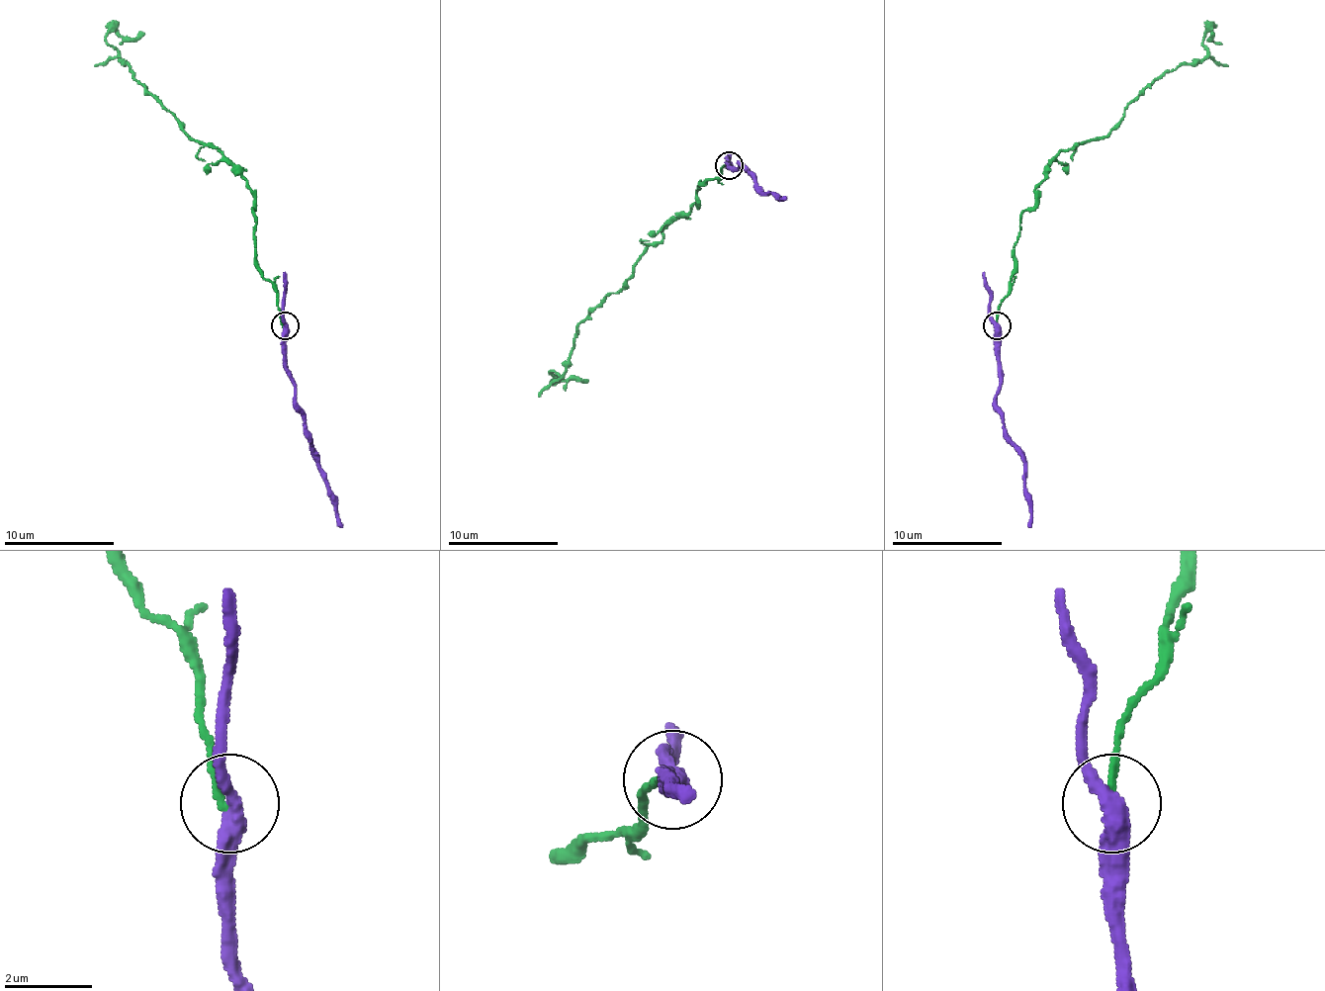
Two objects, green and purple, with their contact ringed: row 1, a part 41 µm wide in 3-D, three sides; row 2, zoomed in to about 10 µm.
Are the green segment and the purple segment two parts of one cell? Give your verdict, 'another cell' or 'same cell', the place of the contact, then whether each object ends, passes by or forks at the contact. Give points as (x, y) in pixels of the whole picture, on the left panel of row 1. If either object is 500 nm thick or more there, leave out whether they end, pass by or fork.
another cell | (285, 325) | green ends | purple passes by

